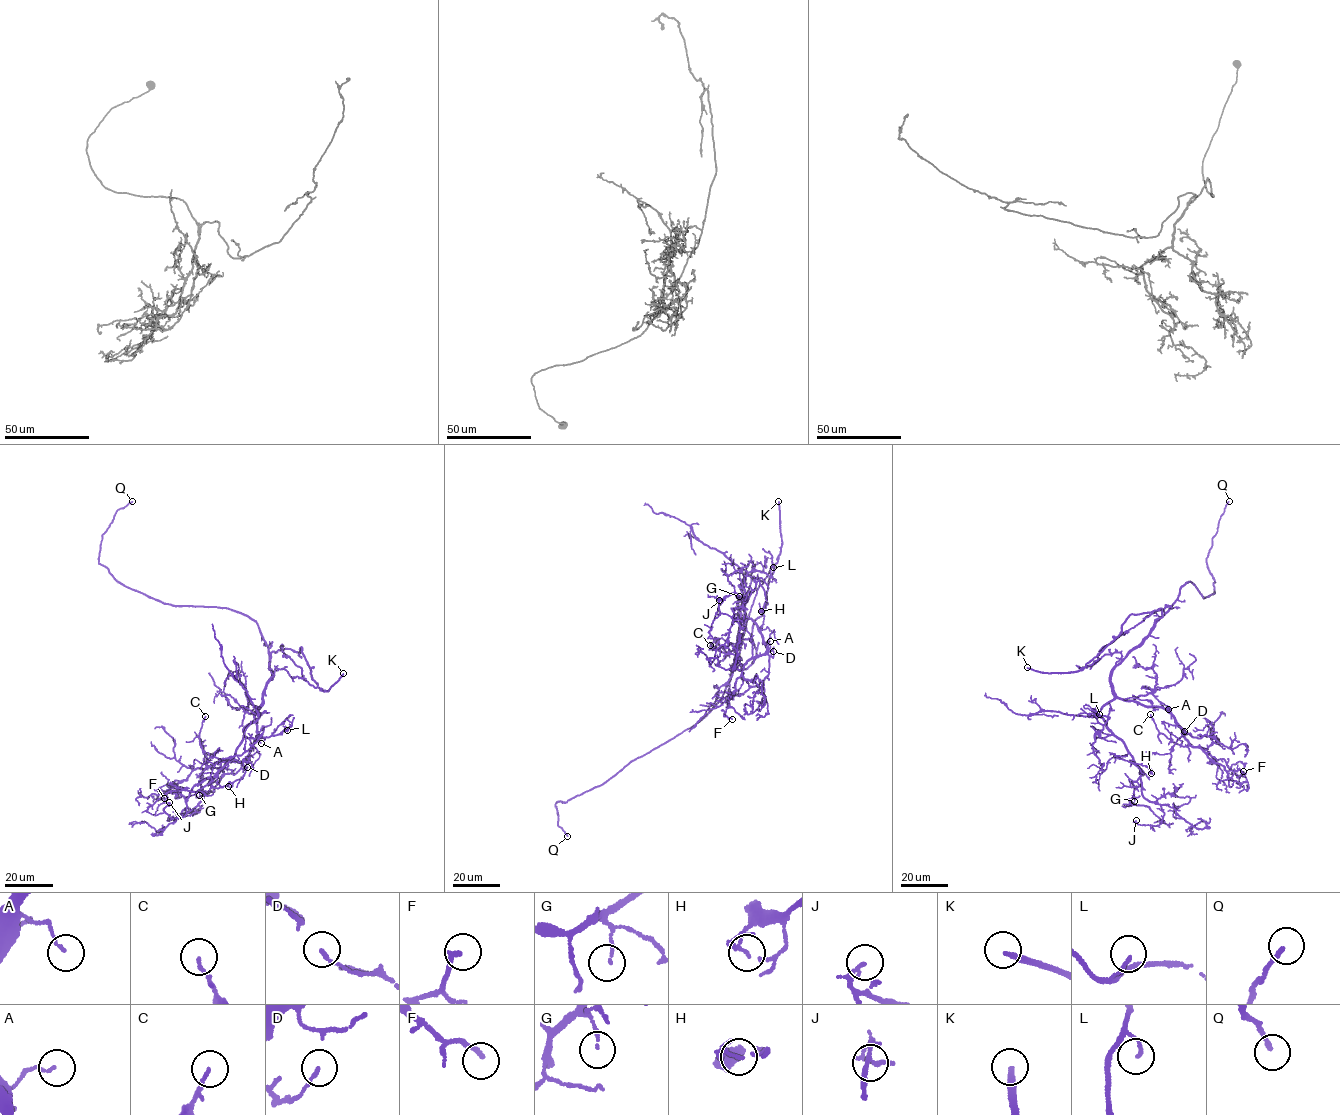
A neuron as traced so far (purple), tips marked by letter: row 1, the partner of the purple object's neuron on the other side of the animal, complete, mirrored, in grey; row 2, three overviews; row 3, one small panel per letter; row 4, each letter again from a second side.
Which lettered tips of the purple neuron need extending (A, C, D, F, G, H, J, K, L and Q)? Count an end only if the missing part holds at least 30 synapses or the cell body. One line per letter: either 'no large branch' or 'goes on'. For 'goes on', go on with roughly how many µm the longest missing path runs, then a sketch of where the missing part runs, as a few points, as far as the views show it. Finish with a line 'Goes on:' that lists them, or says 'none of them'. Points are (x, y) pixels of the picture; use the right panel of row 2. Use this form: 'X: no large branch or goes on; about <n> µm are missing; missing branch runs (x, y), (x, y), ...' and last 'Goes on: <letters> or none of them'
A: no large branch
C: no large branch
D: no large branch
F: no large branch
G: no large branch
H: no large branch
J: no large branch
K: goes on; about 170 µm are missing
L: no large branch
Q: no large branch
Goes on: K

